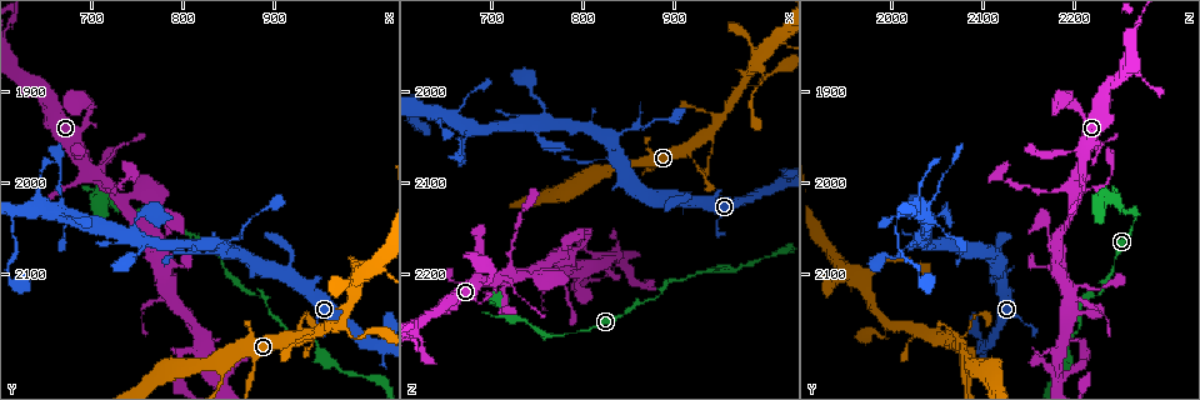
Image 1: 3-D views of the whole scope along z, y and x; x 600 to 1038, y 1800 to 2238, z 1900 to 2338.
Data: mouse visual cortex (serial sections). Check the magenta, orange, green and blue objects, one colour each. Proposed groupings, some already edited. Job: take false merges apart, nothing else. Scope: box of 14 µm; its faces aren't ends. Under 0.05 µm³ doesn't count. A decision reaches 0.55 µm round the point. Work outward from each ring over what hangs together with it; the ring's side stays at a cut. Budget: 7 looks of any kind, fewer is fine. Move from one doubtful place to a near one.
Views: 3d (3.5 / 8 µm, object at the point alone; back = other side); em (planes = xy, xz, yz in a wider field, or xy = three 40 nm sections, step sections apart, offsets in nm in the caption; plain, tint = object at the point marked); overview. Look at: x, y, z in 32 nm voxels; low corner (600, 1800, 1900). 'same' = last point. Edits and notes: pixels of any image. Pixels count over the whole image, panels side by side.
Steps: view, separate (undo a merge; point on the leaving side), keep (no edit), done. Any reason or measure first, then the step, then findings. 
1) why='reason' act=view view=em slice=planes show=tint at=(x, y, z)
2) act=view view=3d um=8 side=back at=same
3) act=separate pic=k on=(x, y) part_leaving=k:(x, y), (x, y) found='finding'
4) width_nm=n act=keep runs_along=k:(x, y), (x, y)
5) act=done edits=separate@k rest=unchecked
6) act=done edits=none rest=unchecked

why='abrupt turn' act=view view=3d um=3.5 at=(785, 2045, 2165)

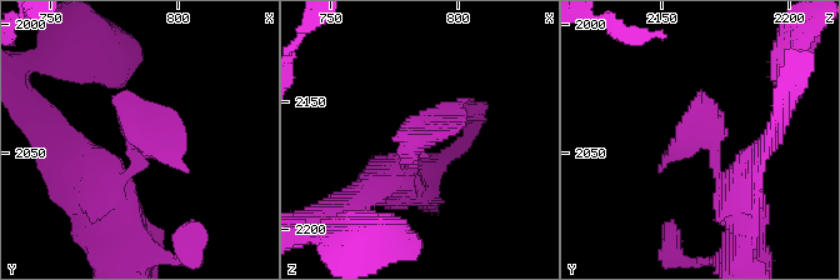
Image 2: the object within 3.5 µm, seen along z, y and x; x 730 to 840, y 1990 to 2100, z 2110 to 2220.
why='need the tissue' act=view view=em slice=xy step=5 show=tint at=(784, 2043, 2165)

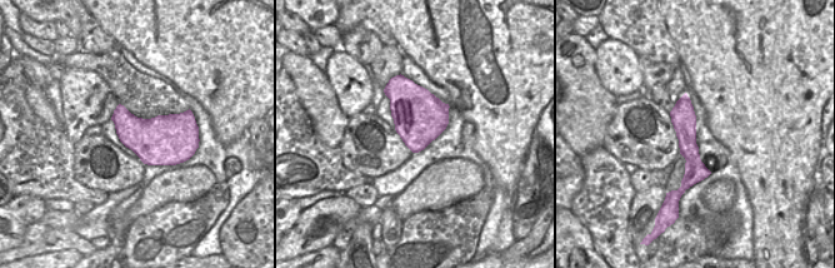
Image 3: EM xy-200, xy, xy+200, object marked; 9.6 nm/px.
act=view view=em slice=xy step=1 show=tint at=same

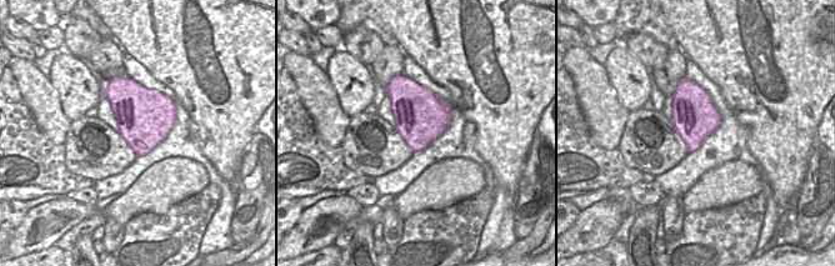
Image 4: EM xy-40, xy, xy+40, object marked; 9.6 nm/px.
act=keep runs_along=2:(385, 183), (470, 100) found='all the same cell'

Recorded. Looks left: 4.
why='sudden change in width' act=view view=3d um=3.5 at=(860, 2065, 2035)

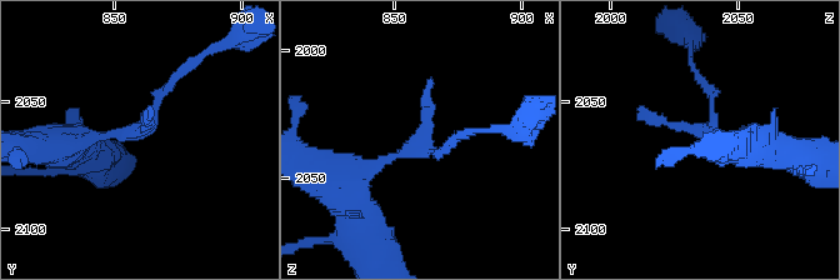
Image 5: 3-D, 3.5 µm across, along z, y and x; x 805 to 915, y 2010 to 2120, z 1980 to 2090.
act=view view=em slice=xy step=5 show=tint at=(857, 2062, 2040)

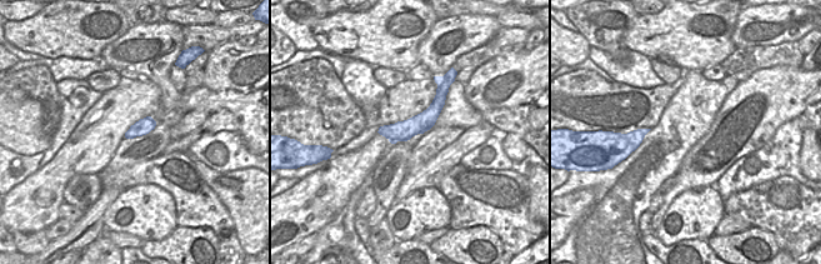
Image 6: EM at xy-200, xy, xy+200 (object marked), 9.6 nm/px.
act=keep runs_along=6:(441, 86), (419, 124), (381, 130) found='one cell here'

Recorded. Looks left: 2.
act=done edits=none rest=unchecked

